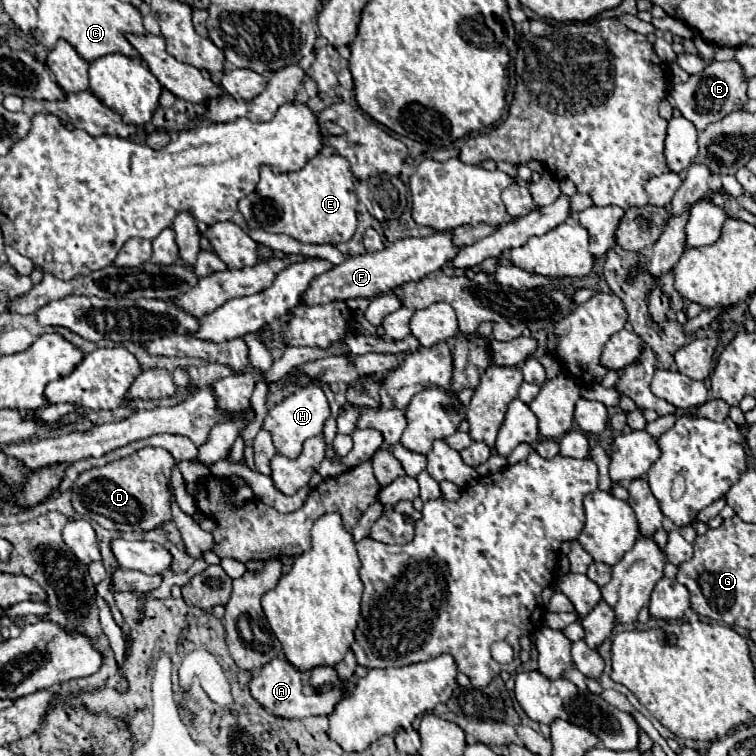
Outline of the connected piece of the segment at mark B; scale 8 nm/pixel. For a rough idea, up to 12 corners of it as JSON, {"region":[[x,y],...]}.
{"region":[[714,60],[668,100],[702,132],[748,102],[736,60]]}

